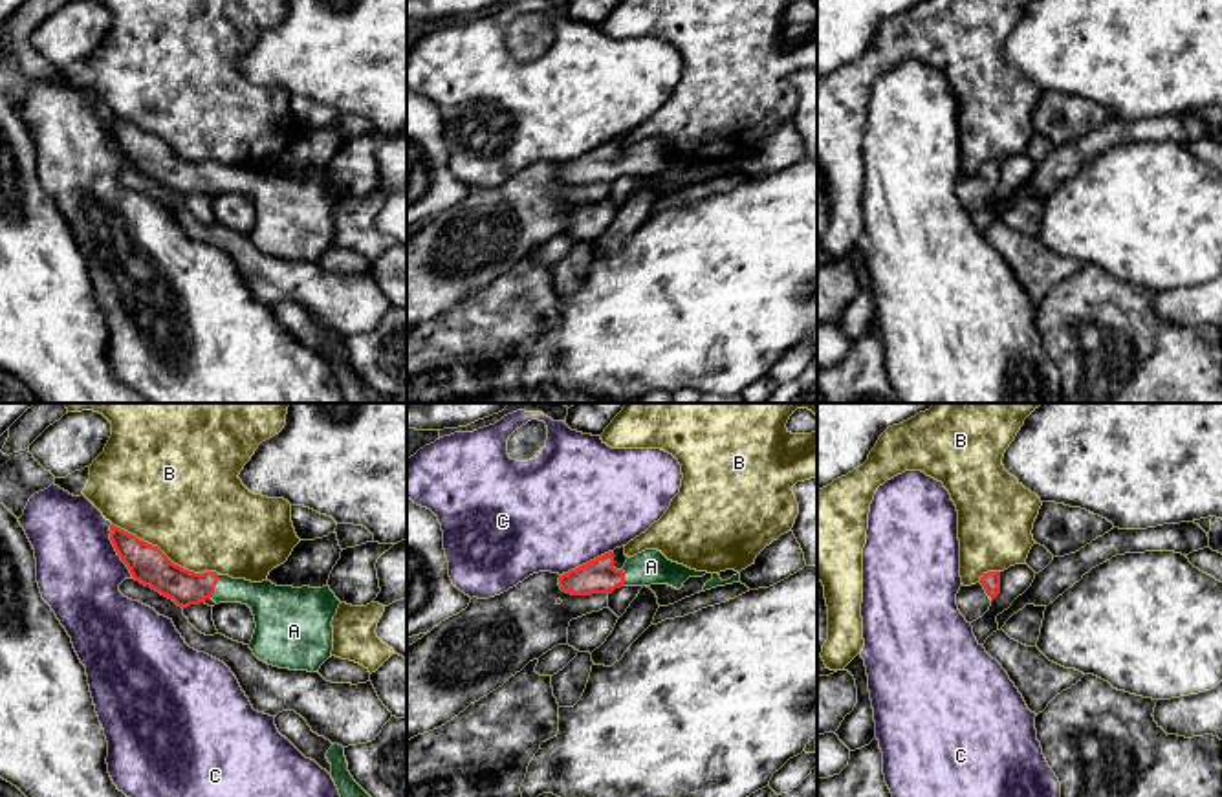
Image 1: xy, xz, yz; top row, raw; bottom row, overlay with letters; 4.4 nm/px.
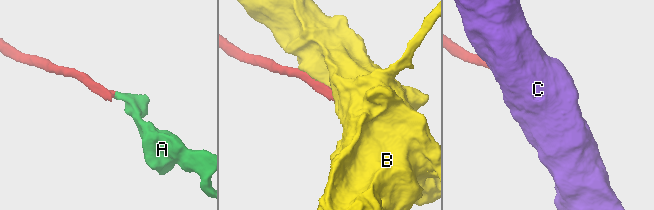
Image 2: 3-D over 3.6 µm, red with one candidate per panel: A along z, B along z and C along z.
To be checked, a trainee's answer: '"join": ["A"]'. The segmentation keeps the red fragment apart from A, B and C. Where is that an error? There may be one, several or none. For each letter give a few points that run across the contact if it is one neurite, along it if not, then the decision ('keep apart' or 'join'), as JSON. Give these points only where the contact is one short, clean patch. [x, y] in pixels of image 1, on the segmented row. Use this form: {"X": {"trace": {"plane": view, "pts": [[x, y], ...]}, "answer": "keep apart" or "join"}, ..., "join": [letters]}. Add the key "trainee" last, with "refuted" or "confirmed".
{"A": {"trace": {"plane": "xy", "pts": [[184, 587], [215, 585], [255, 594], [268, 601]]}, "answer": "join"}, "B": {"answer": "keep apart"}, "C": {"answer": "keep apart"}, "join": ["A"], "trainee": "confirmed"}

